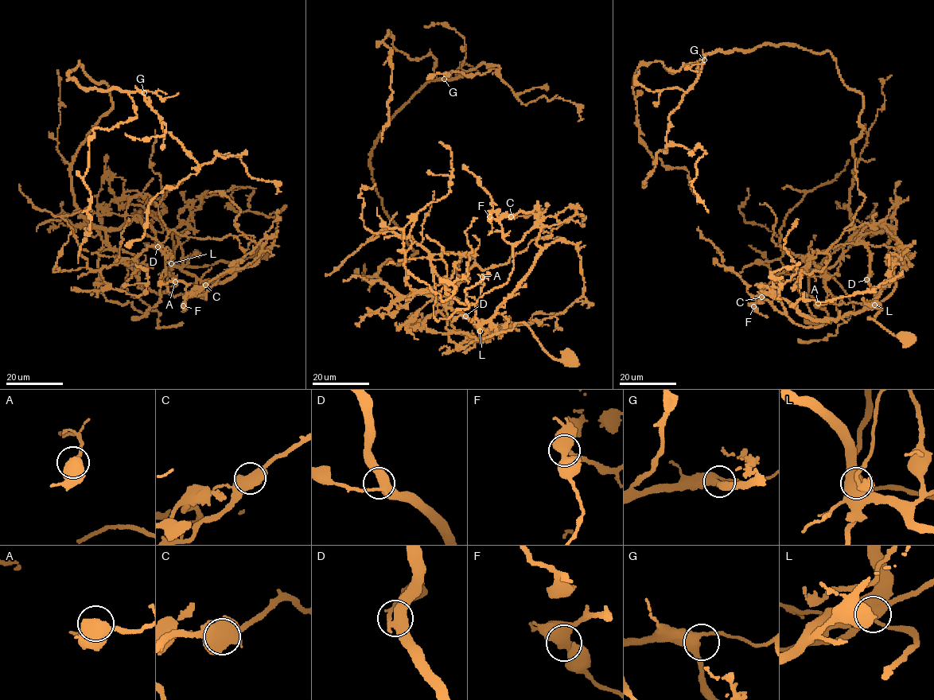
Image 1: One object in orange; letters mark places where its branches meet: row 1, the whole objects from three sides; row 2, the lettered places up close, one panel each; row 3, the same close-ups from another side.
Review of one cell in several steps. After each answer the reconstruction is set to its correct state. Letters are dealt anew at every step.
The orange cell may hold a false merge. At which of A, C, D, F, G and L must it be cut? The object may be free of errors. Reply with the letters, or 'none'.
L

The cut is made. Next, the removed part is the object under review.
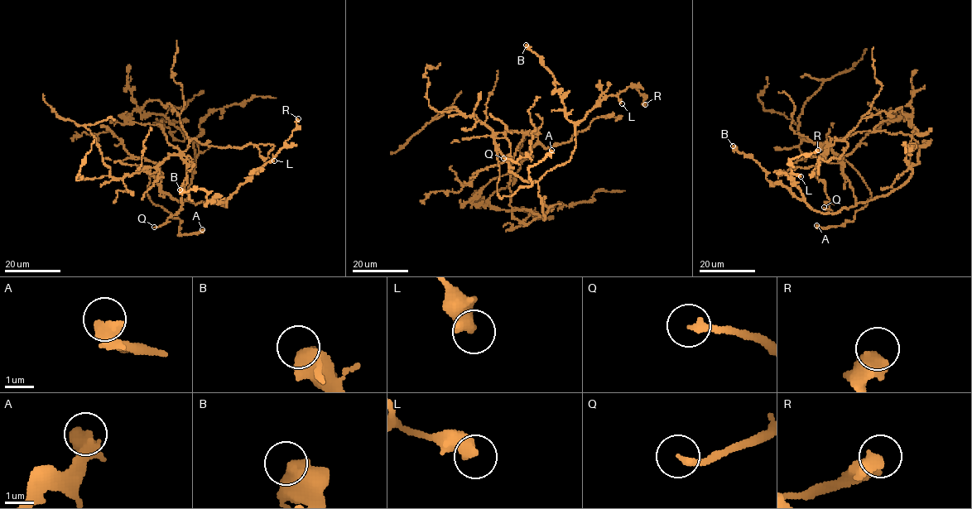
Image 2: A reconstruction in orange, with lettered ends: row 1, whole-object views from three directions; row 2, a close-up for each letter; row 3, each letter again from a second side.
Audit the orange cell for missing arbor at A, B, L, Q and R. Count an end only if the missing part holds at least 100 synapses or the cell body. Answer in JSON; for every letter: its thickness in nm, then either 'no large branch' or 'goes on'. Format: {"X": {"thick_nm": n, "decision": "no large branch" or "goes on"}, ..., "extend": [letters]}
{"A": {"thick_nm": 550, "decision": "goes on"}, "B": {"thick_nm": 700, "decision": "no large branch"}, "L": {"thick_nm": 550, "decision": "no large branch"}, "Q": {"thick_nm": 240, "decision": "no large branch"}, "R": {"thick_nm": 600, "decision": "no large branch"}, "extend": ["A"]}

